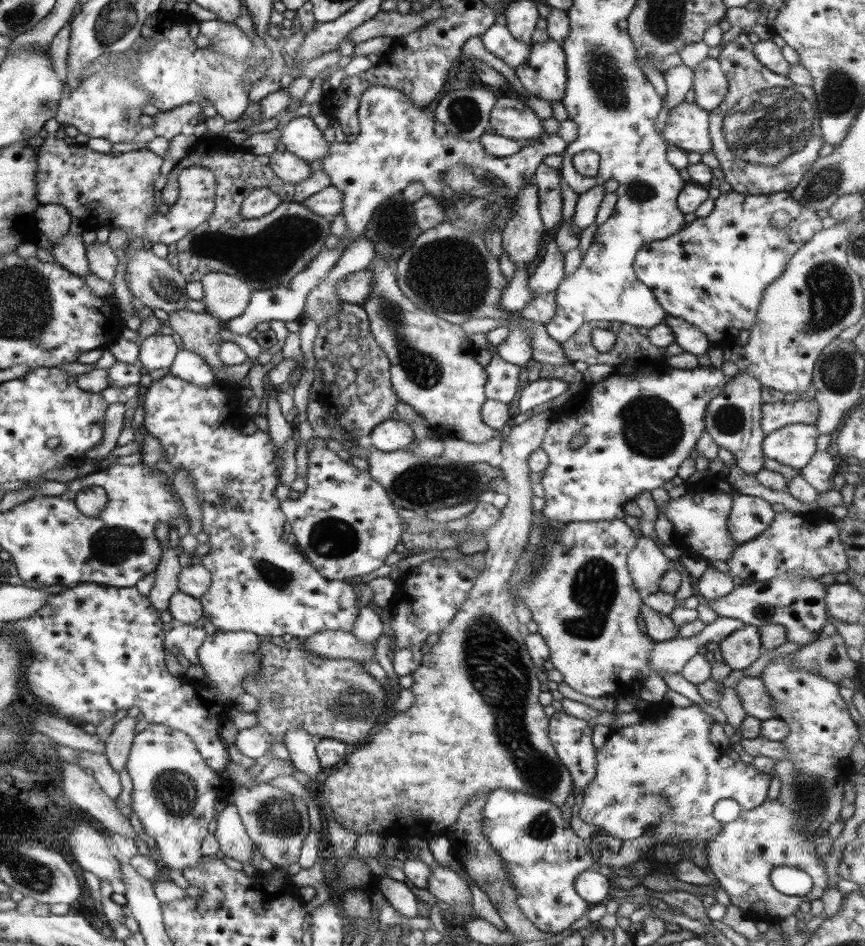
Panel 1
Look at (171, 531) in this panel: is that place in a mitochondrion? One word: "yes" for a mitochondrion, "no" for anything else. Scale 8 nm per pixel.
no

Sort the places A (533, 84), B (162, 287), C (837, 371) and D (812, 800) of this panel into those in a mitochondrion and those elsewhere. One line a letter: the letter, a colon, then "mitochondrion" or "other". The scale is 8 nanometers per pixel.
A: other
B: mitochondrion
C: mitochondrion
D: mitochondrion

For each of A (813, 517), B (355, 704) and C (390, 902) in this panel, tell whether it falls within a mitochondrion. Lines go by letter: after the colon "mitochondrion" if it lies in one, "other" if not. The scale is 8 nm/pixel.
A: other
B: mitochondrion
C: other

